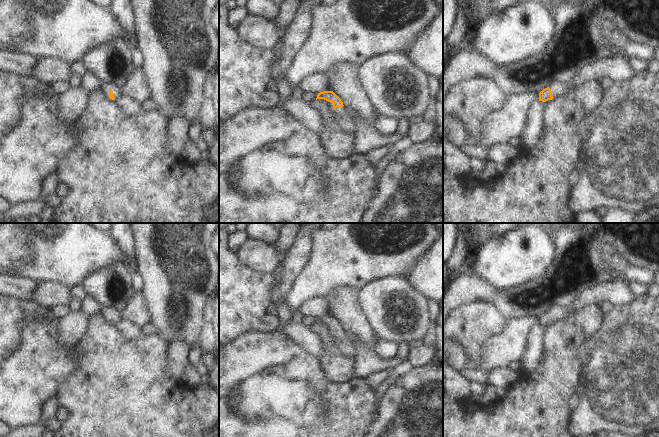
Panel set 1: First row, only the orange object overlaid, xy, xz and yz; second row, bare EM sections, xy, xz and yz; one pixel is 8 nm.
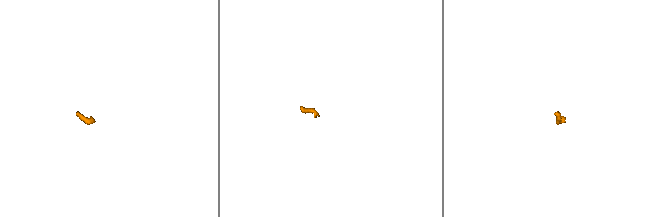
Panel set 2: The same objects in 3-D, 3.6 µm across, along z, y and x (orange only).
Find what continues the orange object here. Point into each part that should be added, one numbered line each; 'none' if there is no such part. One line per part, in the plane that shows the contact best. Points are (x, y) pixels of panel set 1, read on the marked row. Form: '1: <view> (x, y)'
1: xy (106, 86).

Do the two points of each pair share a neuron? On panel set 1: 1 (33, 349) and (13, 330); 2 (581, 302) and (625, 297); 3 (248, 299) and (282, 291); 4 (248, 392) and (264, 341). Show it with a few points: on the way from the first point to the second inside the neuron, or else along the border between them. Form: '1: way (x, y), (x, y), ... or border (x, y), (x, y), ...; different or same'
1: border (36, 320), (23, 325), (22, 344), (10, 356); different
2: way (592, 297), (614, 296); same
3: border (277, 278), (273, 288), (273, 300), (278, 306); different
4: way (253, 379), (264, 366), (264, 354); same

